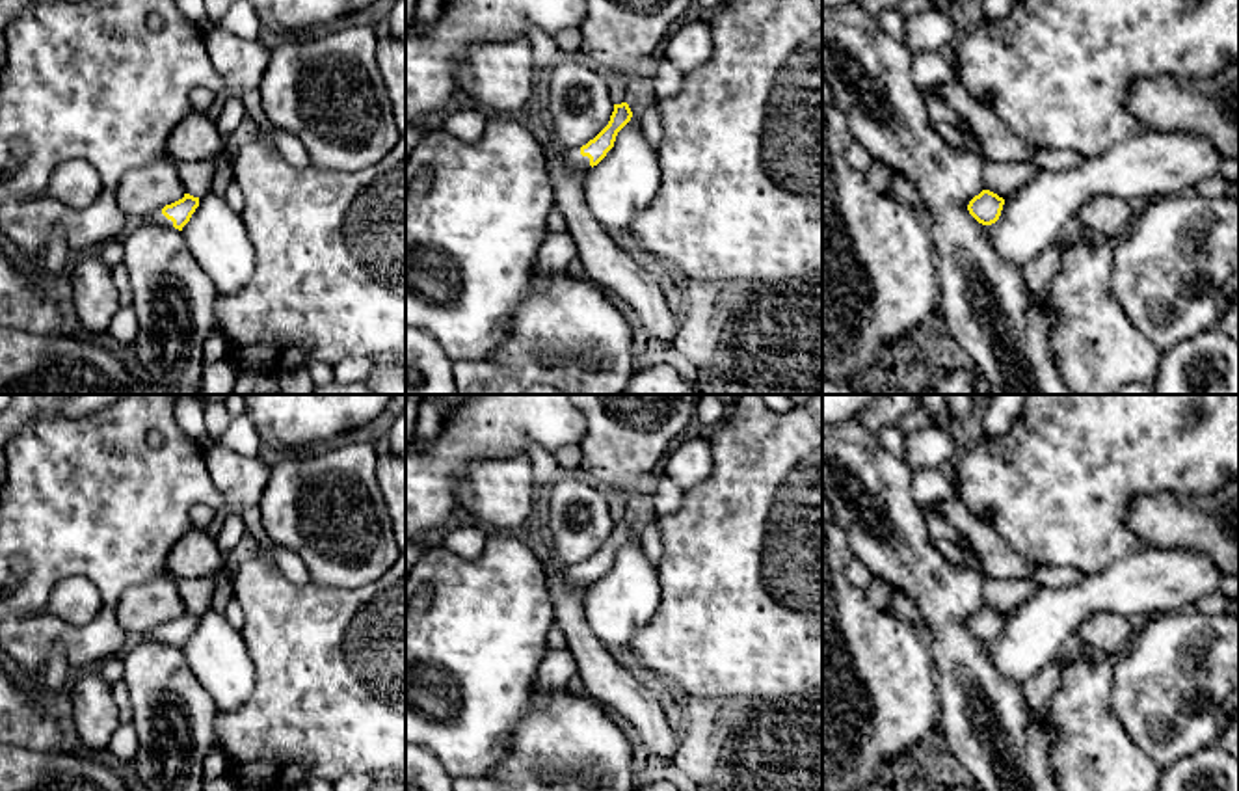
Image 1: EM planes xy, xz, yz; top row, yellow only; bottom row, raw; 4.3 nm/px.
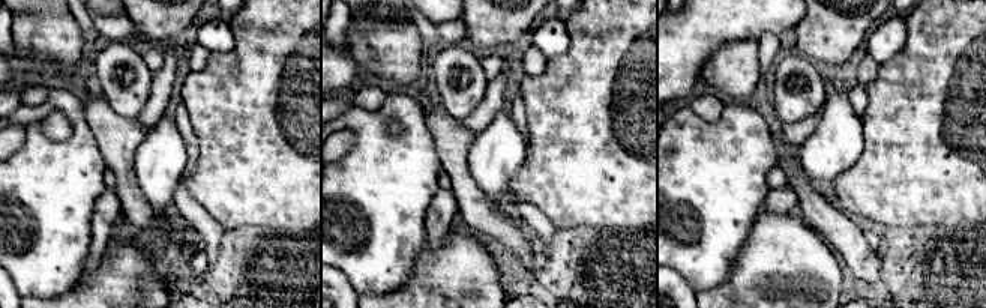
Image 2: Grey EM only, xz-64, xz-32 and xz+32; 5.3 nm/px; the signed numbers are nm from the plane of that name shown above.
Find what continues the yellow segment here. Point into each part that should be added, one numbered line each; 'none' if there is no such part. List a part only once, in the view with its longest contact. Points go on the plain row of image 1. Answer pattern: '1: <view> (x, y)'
1: xz (575, 576)

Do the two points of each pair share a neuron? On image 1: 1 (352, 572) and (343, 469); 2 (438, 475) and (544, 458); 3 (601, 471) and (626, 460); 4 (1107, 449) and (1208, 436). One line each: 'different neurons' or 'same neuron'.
1: same neuron
2: different neurons
3: same neuron
4: same neuron

